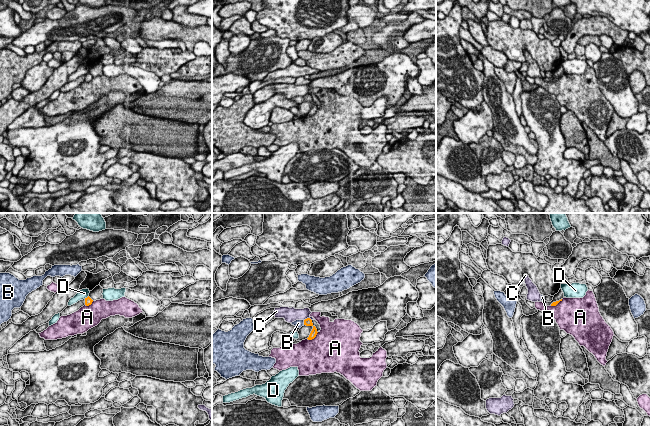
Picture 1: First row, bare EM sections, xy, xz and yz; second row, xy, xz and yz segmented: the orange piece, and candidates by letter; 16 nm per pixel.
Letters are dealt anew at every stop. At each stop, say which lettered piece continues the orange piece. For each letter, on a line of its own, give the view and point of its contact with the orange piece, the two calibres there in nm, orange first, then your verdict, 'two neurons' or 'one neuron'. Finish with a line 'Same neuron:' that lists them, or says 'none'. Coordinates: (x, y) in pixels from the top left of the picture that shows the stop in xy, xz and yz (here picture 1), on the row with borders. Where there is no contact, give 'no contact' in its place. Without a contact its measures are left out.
A: contact xz (313, 338); calibres 100 and 500 nm; two neurons
B: contact xz (304, 322); calibres 130 and 130 nm; two neurons
C: contact xz (307, 318); calibres 130 and 220 nm; two neurons
D: contact xy (87, 297); calibres 130 and 160 nm; two neurons
Same neuron: none

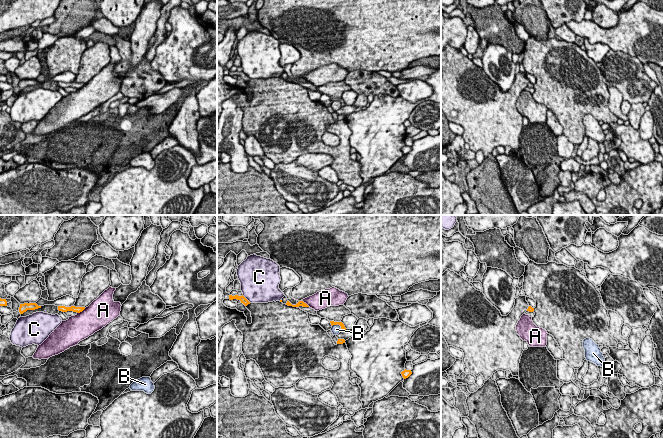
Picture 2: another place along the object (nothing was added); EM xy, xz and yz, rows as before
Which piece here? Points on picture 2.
A: contact xy (81, 311); calibres 100 and 420 nm; two neurons
B: contact xz (338, 324); calibres 70 and 160 nm; two neurons
C: contact xz (245, 298); calibres 100 and 480 nm; two neurons
Same neuron: none

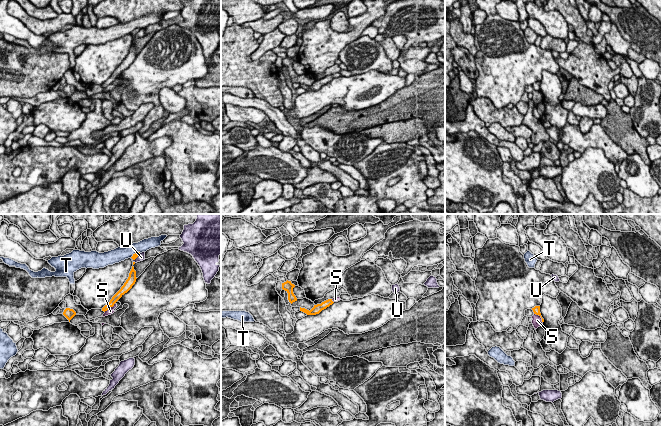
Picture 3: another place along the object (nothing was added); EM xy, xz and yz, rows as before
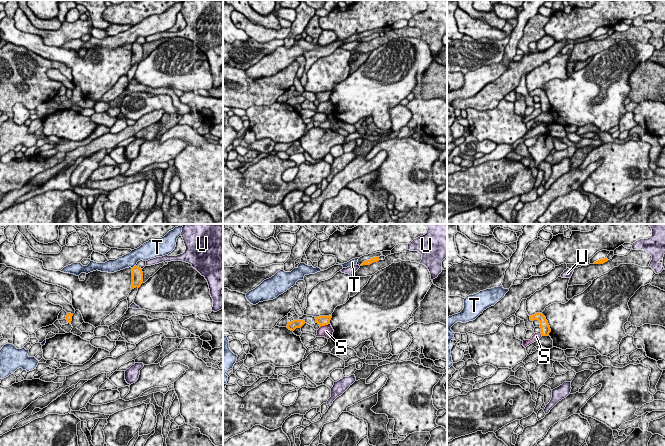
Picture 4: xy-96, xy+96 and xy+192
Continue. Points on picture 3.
S: contact yz (541, 317); calibres 120 and 160 nm; two neurons
T: contact xy (136, 252); calibres 70 and 220 nm; two neurons
U: contact xy (136, 257); calibres 70 and 120 nm; two neurons
Same neuron: none

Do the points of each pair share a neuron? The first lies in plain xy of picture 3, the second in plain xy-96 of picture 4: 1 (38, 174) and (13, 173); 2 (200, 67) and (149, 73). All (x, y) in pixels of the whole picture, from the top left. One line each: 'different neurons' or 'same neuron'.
1: same neuron
2: same neuron

